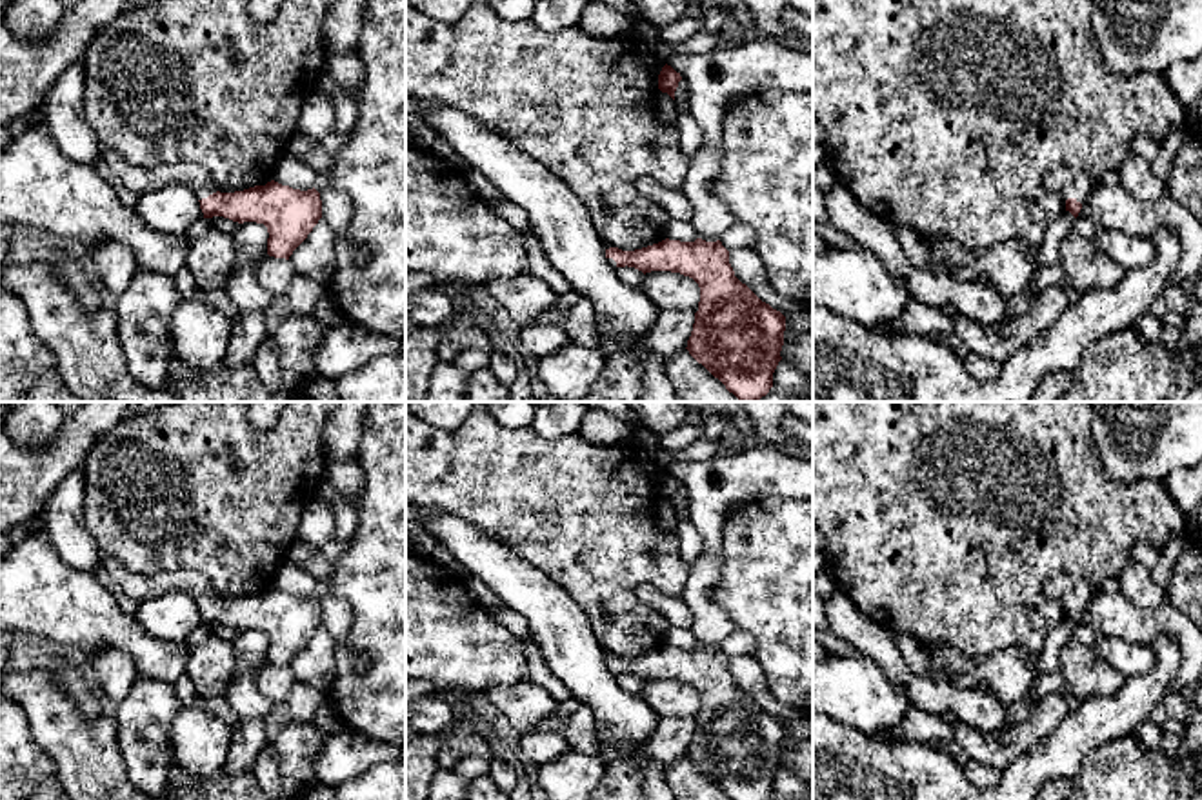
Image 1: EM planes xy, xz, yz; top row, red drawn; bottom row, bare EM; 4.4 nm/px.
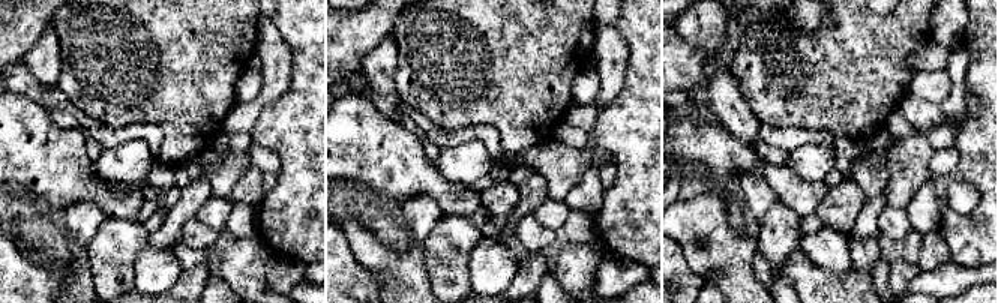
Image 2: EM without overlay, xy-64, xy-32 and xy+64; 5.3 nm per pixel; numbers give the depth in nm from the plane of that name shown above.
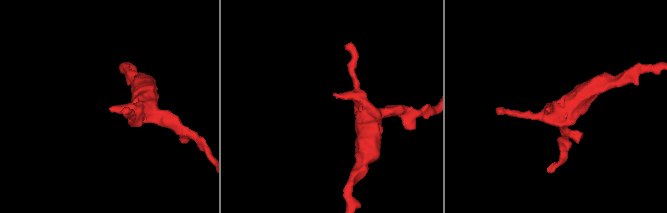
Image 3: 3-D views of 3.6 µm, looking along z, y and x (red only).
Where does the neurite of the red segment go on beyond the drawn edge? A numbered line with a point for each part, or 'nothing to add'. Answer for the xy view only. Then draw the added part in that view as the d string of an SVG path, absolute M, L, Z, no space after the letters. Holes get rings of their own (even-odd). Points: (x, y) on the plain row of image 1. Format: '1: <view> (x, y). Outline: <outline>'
1: xy (195, 584). Outline: M102 556L102 567L138 602L176 591L187 593L198 607L216 600L207 578L200 571L180 569L173 573L138 575L109 556Z

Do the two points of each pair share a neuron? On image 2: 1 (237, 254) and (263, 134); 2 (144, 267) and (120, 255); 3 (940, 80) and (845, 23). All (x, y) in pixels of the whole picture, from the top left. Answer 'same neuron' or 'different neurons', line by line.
1: different neurons
2: different neurons
3: different neurons

